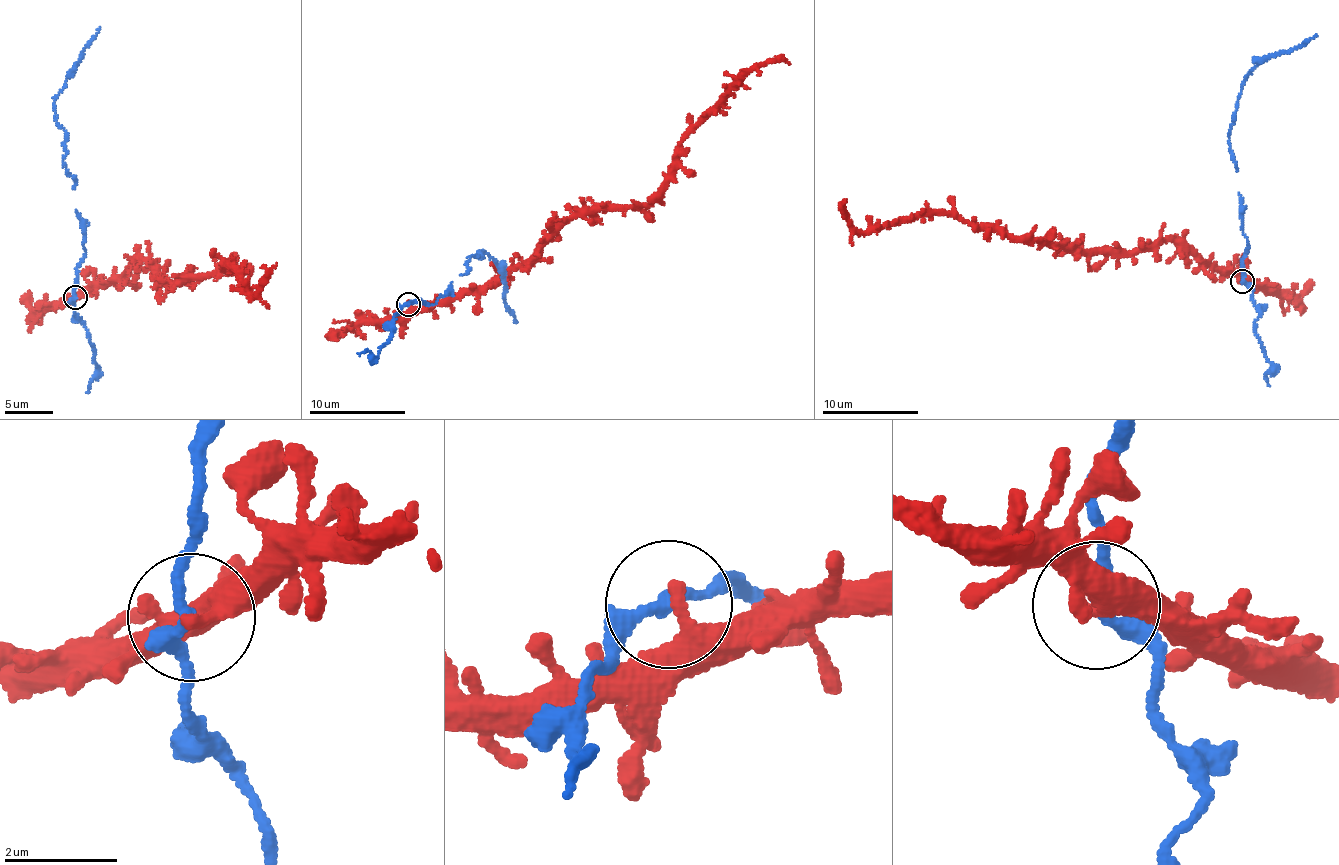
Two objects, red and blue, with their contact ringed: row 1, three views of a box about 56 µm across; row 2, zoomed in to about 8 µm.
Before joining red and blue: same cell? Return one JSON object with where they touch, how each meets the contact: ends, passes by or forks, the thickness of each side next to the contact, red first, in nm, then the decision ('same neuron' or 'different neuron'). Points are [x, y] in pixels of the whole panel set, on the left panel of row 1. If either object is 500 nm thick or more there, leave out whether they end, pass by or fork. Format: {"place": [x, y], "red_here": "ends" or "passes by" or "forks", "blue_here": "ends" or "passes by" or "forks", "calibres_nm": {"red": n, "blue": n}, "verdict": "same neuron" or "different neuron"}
{"place": [75, 297], "red_here": "ends", "blue_here": "passes by", "calibres_nm": {"red": 400, "blue": 240}, "verdict": "same neuron"}

